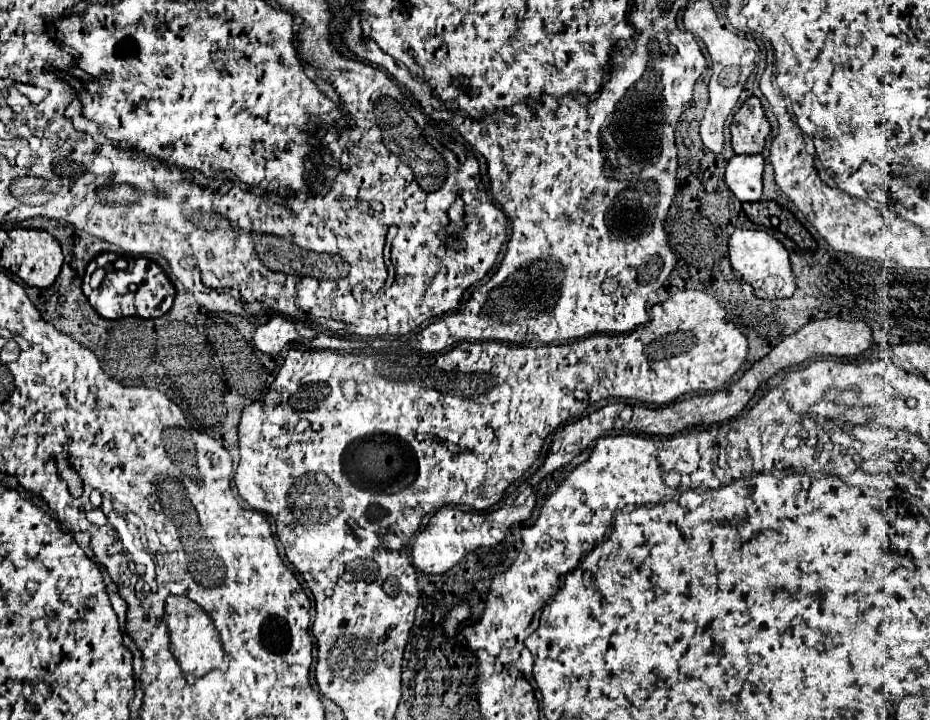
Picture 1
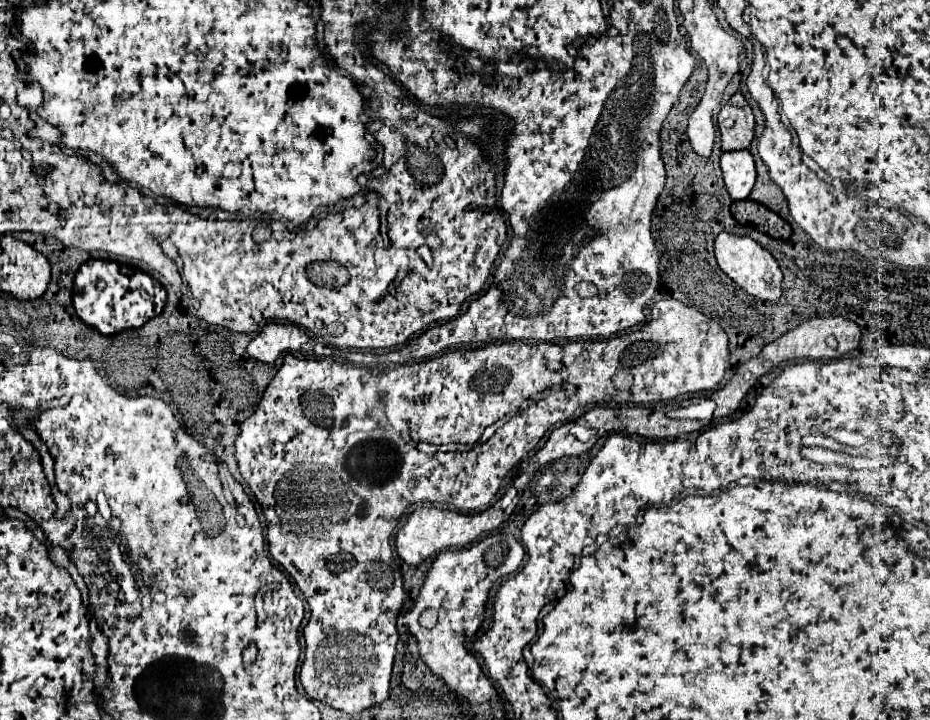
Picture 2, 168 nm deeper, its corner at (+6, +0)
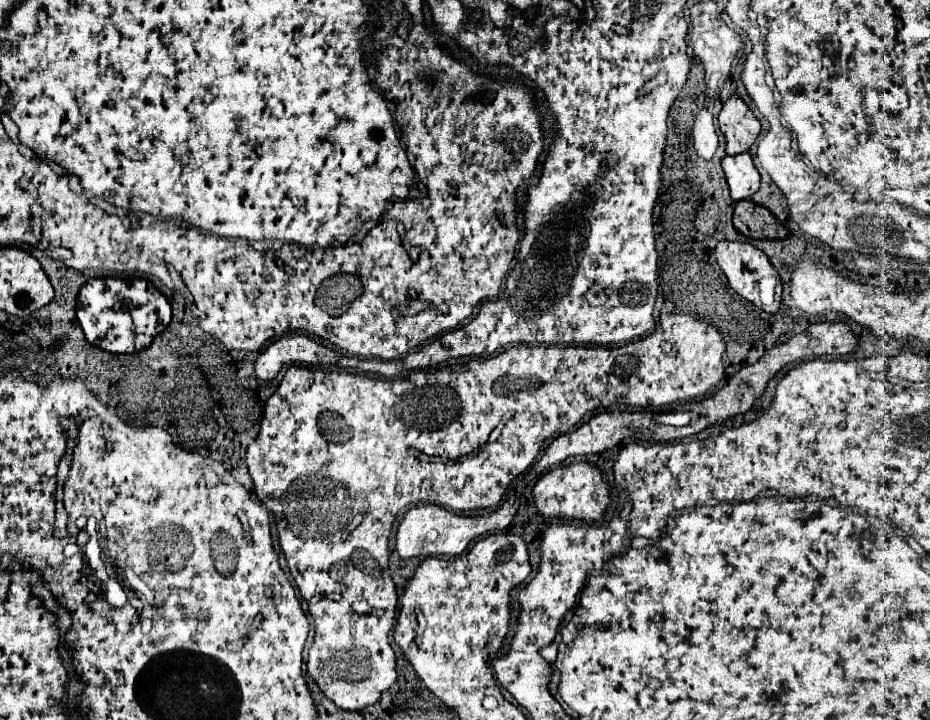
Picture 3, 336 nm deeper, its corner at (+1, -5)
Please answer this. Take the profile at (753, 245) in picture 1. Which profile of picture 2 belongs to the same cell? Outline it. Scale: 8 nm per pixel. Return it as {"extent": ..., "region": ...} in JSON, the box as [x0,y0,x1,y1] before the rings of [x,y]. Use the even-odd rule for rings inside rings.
{"extent":[714,233,782,303],"region":[[[720,233],[714,241],[714,255],[720,269],[748,295],[776,303],[782,297],[782,273],[776,259],[750,237]]]}

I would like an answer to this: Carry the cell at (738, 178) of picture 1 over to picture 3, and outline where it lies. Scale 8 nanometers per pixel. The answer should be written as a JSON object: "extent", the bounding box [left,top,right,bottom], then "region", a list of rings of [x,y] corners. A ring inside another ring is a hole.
{"extent":[721,152,761,202],"region":[[[749,152],[737,154],[737,156],[725,156],[721,160],[729,190],[731,190],[731,198],[735,202],[739,200],[749,200],[761,184],[761,176],[753,164],[753,158]]]}

